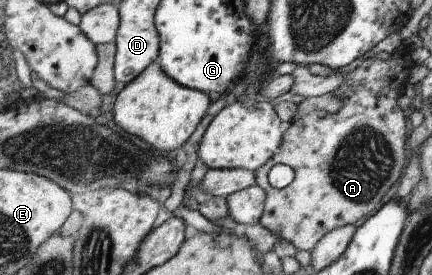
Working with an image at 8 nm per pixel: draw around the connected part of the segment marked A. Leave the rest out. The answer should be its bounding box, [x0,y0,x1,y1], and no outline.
[254,45,416,253]

